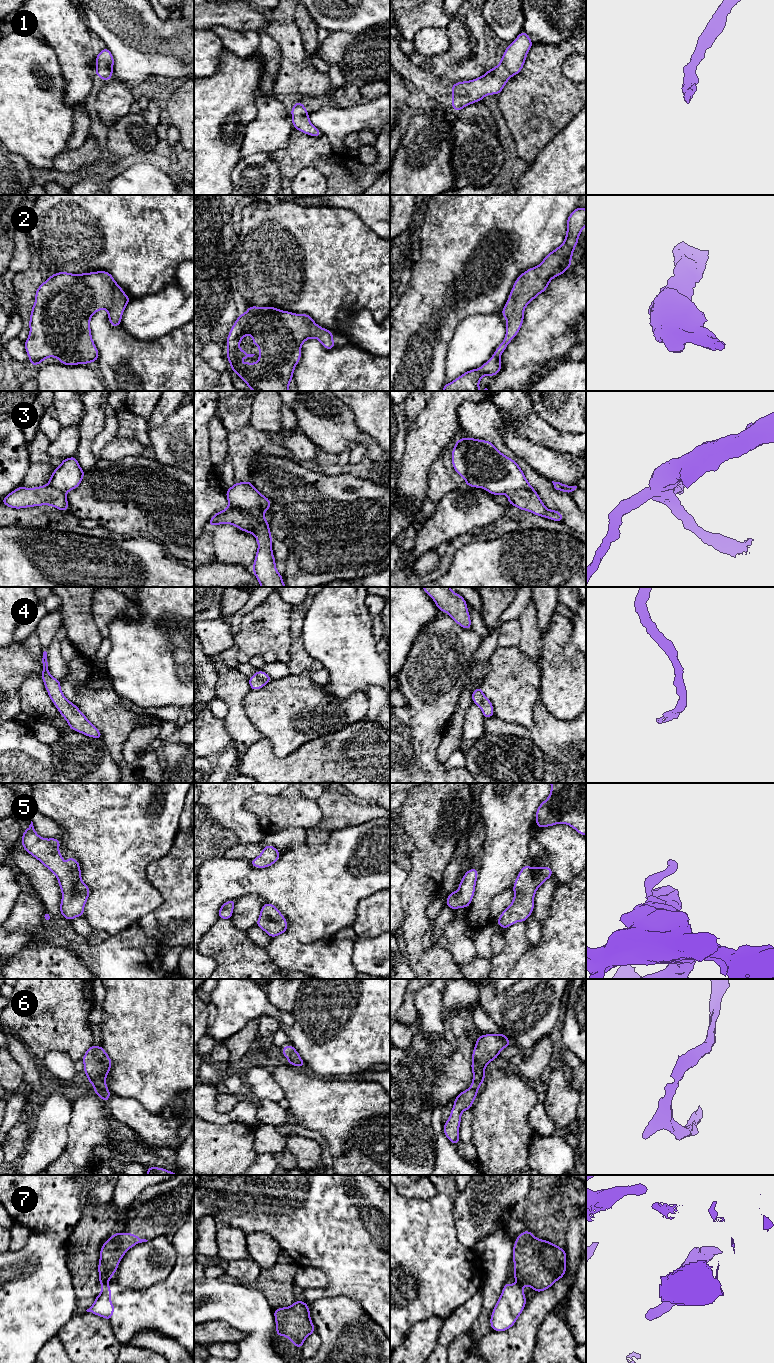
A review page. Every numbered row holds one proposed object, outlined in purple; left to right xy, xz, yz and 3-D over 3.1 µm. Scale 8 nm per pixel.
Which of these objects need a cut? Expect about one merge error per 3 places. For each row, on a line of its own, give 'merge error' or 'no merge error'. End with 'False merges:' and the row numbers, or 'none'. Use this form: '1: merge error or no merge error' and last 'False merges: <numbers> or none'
1: no merge error
2: no merge error
3: merge error
4: no merge error
5: no merge error
6: no merge error
7: merge error
False merges: 3, 7

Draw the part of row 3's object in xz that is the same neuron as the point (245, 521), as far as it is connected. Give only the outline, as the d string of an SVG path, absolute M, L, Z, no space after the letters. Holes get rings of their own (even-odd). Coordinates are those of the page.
M228 506L223 511L214 514L209 520L210 527L220 524L232 524L244 532L254 534L257 521L251 513Z

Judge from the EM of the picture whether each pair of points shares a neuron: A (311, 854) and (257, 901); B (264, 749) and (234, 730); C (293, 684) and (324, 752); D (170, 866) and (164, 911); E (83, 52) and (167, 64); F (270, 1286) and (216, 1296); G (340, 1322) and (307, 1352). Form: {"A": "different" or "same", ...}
{"A": "different", "B": "different", "C": "different", "D": "same", "E": "different", "F": "different", "G": "different"}

